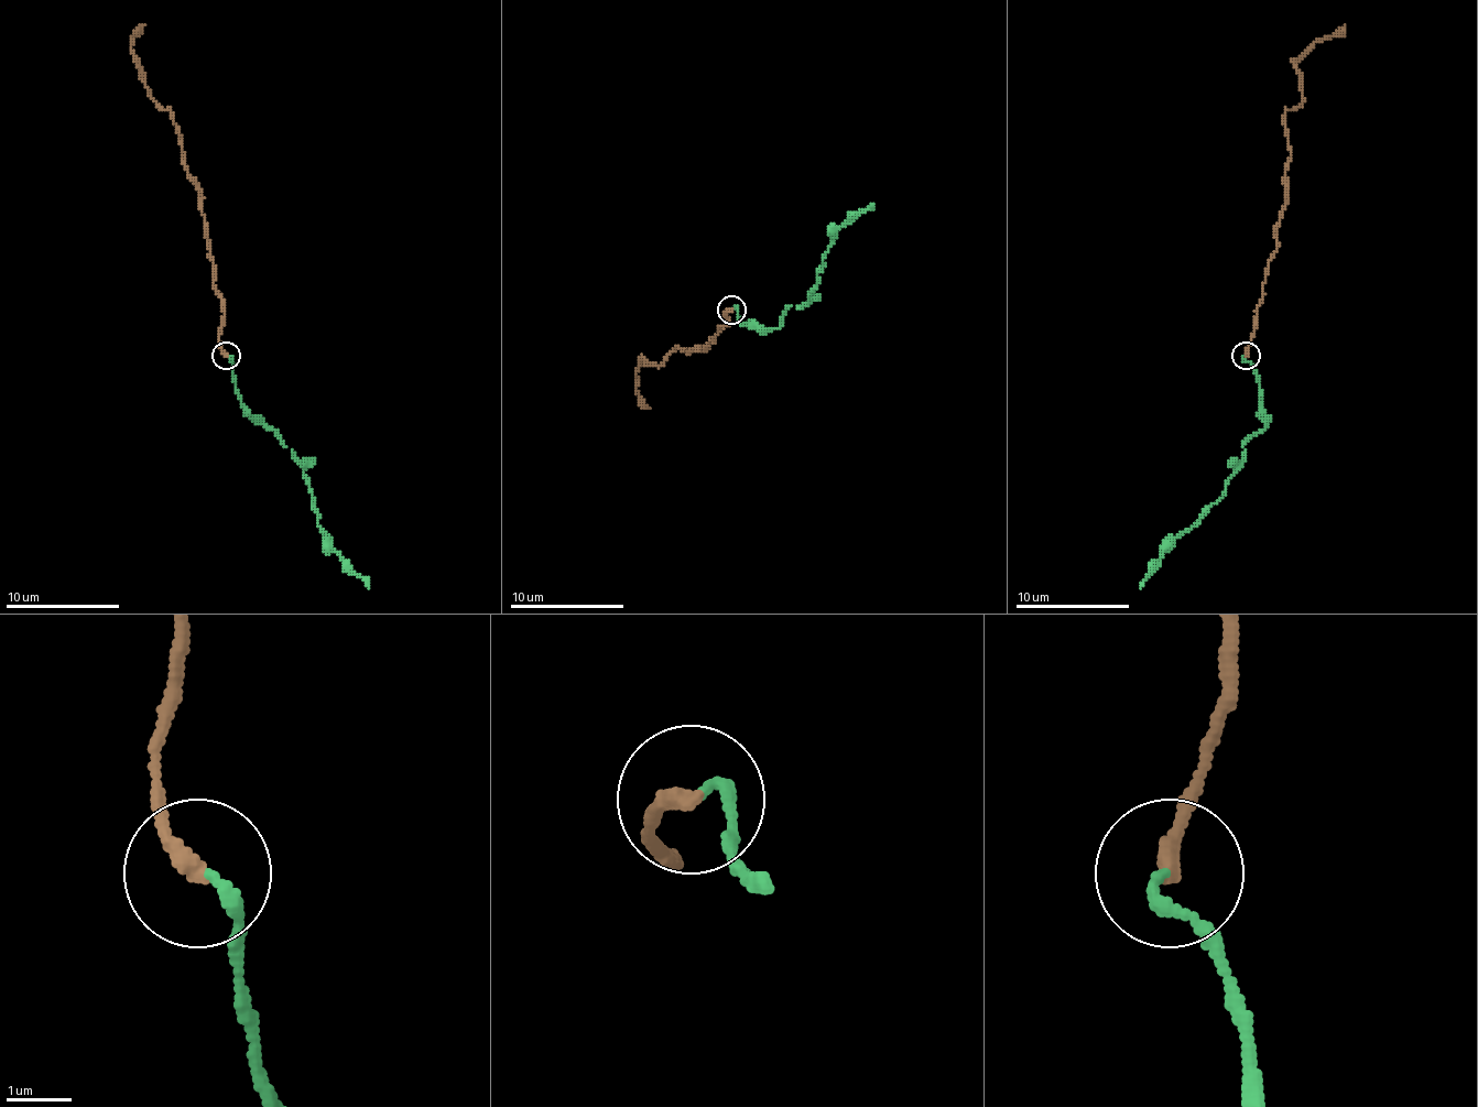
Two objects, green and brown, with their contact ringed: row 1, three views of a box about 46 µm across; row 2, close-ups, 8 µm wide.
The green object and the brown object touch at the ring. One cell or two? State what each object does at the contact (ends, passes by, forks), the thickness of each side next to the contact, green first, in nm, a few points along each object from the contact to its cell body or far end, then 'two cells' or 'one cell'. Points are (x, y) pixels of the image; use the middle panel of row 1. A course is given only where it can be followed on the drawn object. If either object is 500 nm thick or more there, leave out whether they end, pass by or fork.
green ends | brown ends | 170/240 nm | green via (731, 308), (738, 308), (740, 323), (778, 328), (791, 306), (800, 308), (817, 285), (830, 238), (873, 204) | brown via (731, 308), (704, 348), (686, 354), (678, 348), (655, 366), (644, 359), (636, 393), (650, 408) | one cell

